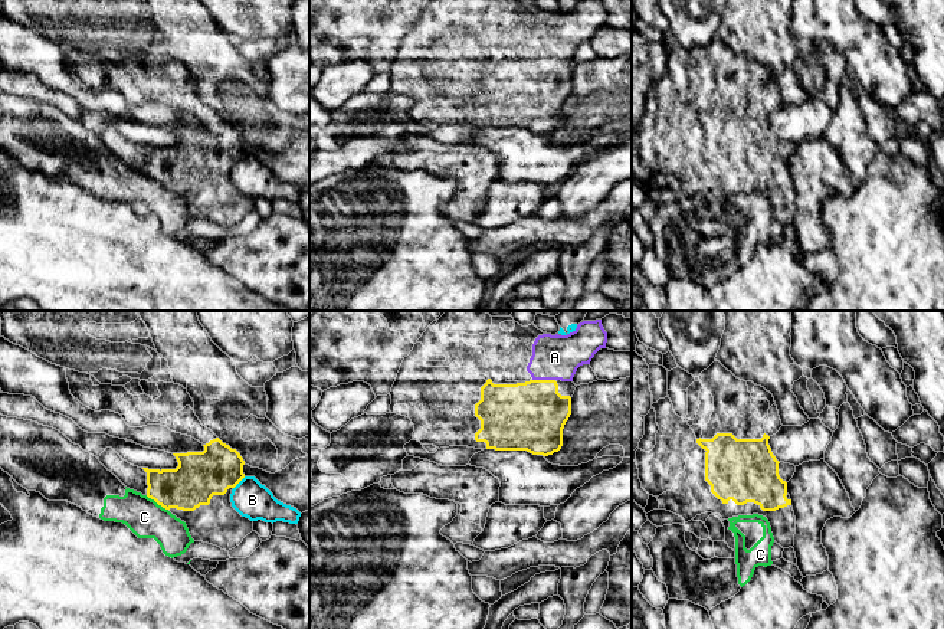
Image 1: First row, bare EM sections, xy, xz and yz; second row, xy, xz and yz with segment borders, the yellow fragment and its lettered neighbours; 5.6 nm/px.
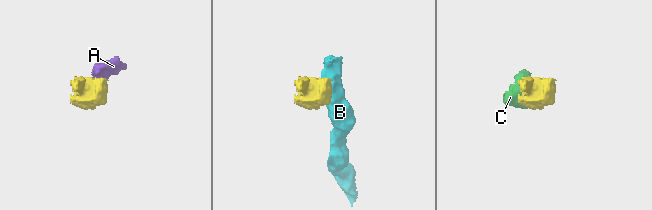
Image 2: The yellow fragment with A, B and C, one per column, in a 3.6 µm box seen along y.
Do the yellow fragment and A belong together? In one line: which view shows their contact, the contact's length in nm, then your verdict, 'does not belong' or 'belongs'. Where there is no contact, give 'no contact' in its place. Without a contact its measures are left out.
meets yellow in xz; contact 130 nm long; belongs

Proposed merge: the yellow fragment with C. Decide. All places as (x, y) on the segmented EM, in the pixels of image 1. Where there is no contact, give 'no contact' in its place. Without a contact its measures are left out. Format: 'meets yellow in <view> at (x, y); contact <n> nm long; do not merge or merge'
meets yellow in xy at (157, 503); contact 150 nm long; do not merge

